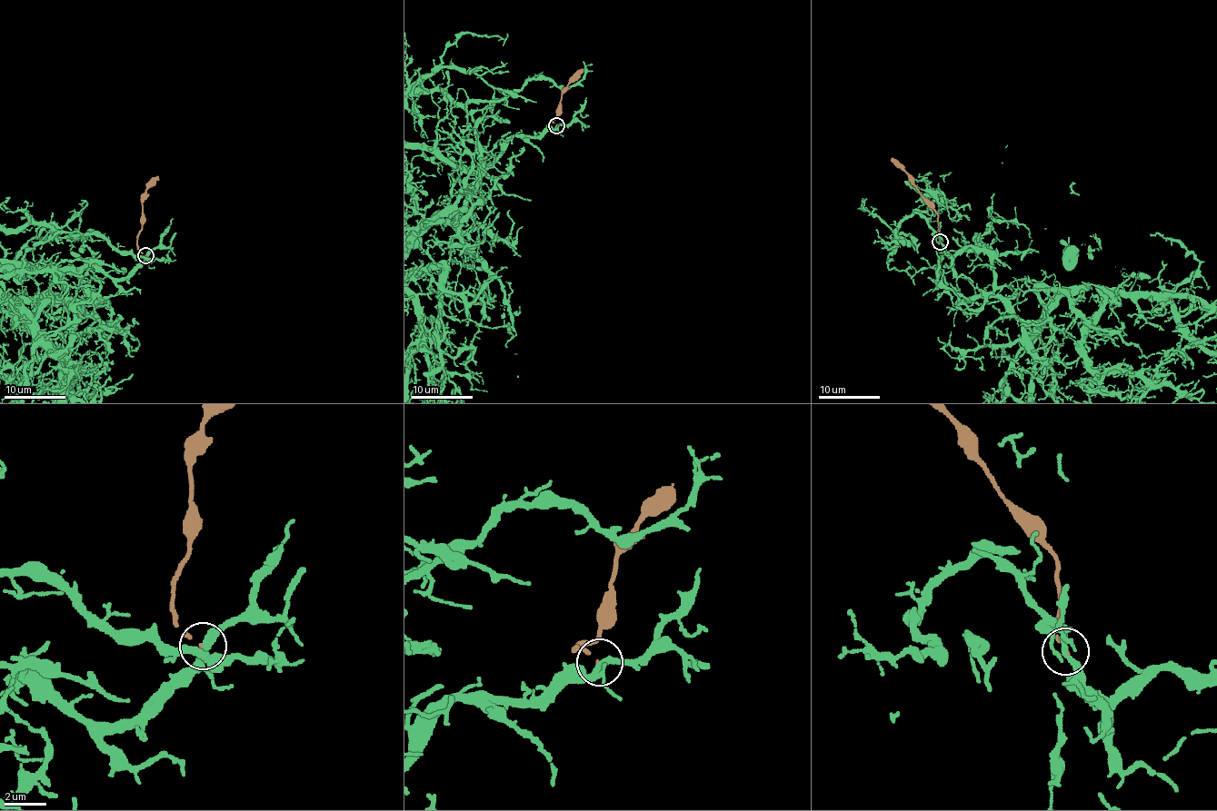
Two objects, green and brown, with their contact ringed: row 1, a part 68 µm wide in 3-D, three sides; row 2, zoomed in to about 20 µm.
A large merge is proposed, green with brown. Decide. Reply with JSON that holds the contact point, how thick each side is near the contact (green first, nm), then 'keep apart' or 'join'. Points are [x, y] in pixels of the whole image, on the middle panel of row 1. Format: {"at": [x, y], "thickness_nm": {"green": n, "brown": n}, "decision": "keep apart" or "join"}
{"at": [556, 125], "thickness_nm": {"green": 320, "brown": 140}, "decision": "keep apart"}

